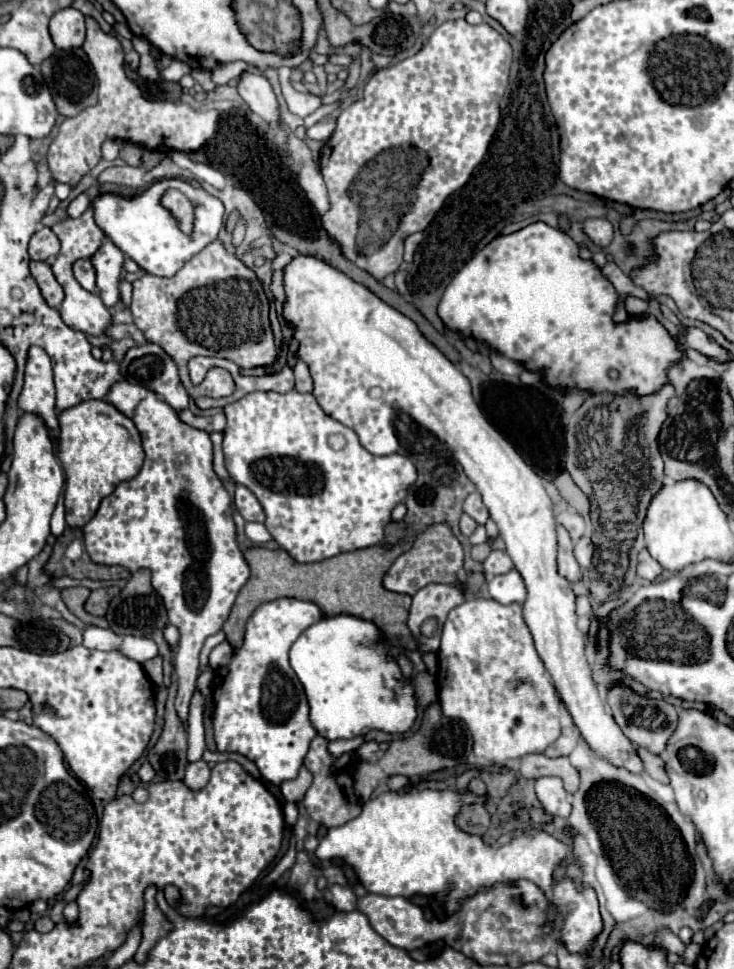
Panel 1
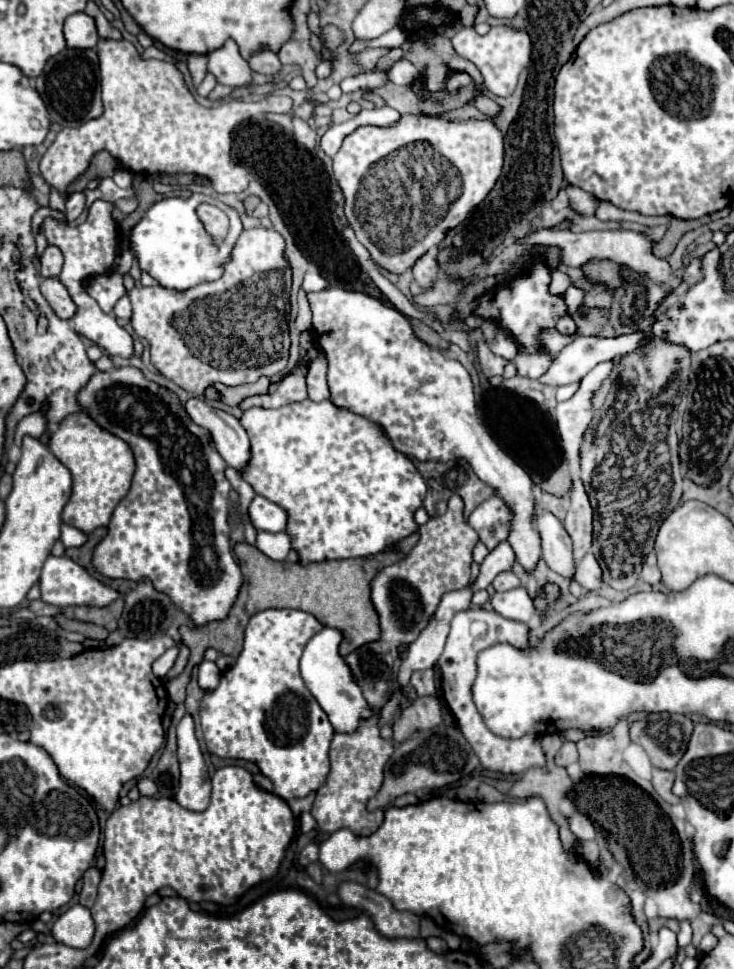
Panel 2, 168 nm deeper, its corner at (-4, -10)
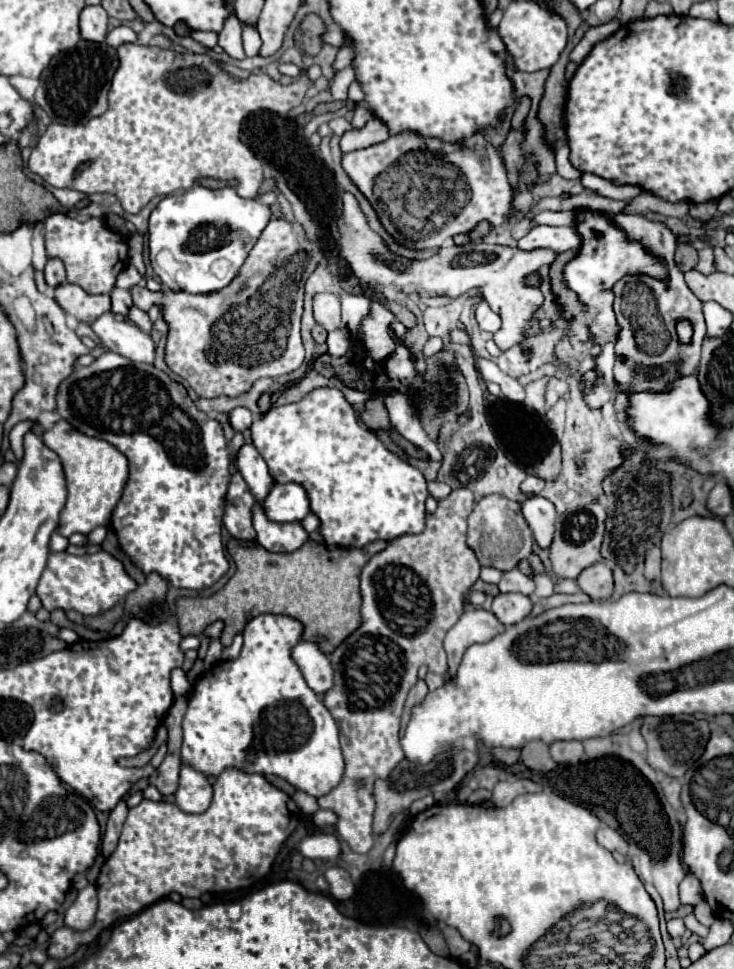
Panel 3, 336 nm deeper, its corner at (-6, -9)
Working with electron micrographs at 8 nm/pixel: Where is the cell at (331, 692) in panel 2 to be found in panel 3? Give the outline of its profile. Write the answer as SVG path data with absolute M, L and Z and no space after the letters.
M297 643L291 649L291 657L297 663L299 671L303 673L307 685L315 691L315 693L325 693L329 687L333 687L333 669L329 667L329 657L321 651L317 651L317 647L313 647L313 643Z

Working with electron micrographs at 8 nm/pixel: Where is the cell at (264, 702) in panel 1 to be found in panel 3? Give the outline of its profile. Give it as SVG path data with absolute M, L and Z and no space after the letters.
M259 615L243 631L245 643L237 659L221 661L195 683L183 717L181 759L205 777L217 777L225 767L245 773L277 775L293 787L323 797L339 785L345 763L339 745L339 729L317 693L305 683L299 667L291 659L291 649L301 639L301 623L285 615Z

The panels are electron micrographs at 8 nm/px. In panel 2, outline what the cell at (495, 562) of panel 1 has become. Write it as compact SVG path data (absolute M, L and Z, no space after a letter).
M511 570L497 574L497 578L493 580L493 588L497 592L505 592L505 590L511 590L511 588L517 588L517 586L519 586L519 578Z

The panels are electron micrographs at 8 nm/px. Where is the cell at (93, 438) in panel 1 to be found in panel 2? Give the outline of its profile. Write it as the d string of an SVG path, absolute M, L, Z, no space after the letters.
M77 412L59 424L59 430L49 440L49 450L69 468L73 476L73 494L63 508L63 522L89 534L95 528L107 526L113 508L129 492L135 474L135 456L131 446L119 436L101 428L87 412Z

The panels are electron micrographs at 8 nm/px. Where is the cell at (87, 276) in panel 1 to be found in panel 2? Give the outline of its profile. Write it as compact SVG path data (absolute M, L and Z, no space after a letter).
M119 272L95 276L87 284L87 292L97 300L97 304L101 306L101 310L109 314L113 310L115 302L125 294L123 276Z

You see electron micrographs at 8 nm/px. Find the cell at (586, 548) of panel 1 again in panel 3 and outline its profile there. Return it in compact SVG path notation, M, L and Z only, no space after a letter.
M595 563L587 567L577 577L577 585L583 593L587 593L593 601L609 599L613 595L613 575L605 563Z

